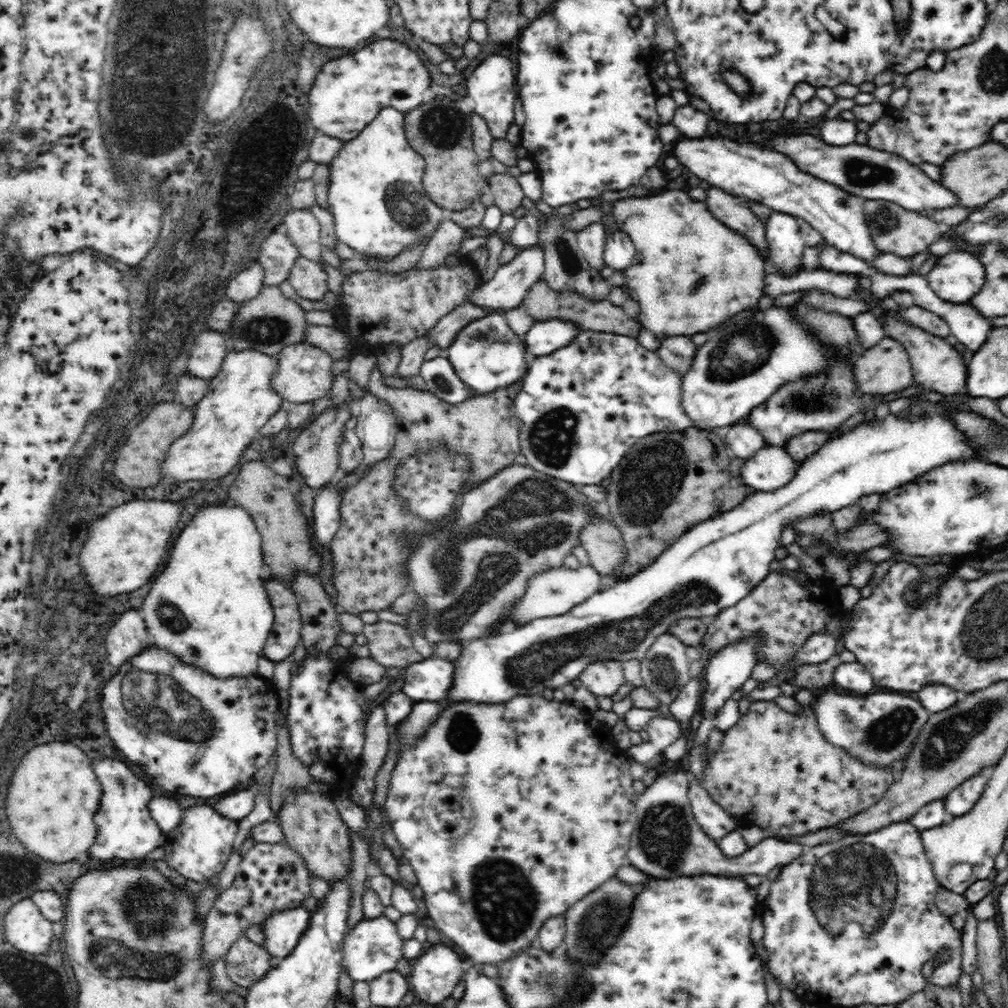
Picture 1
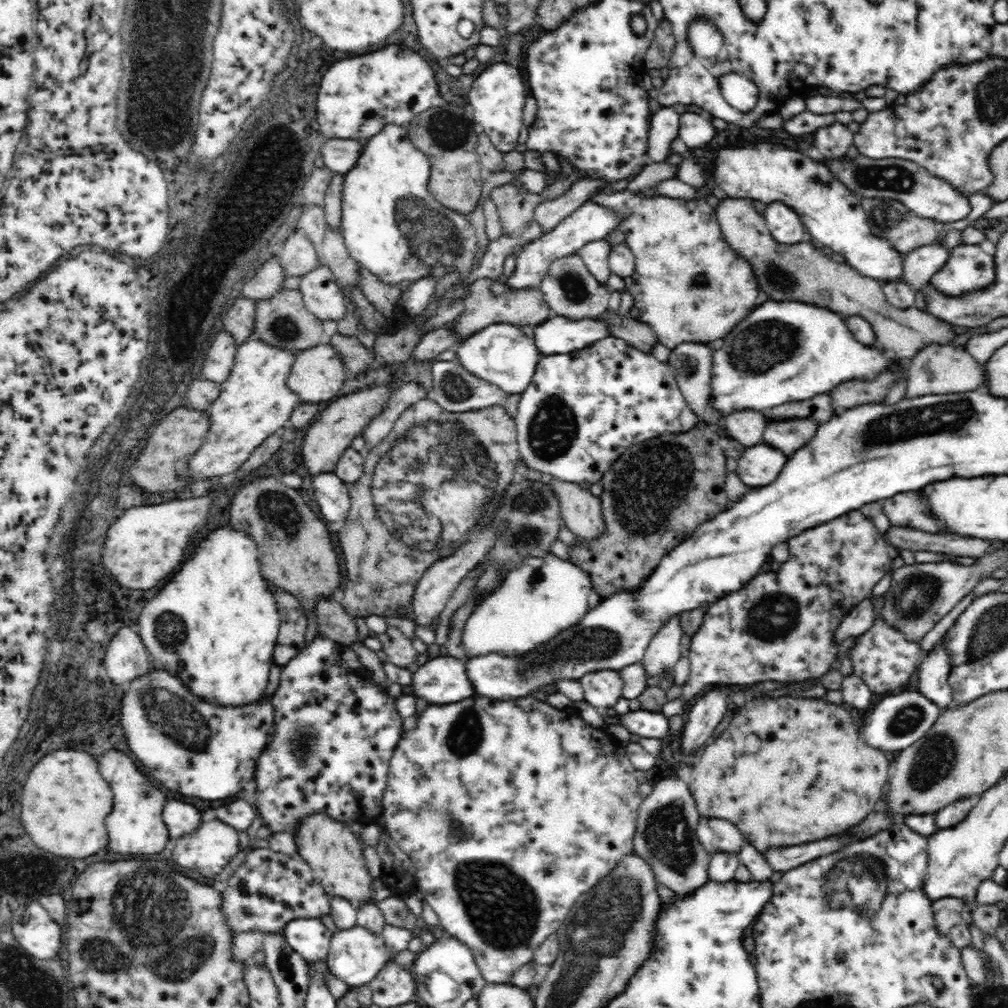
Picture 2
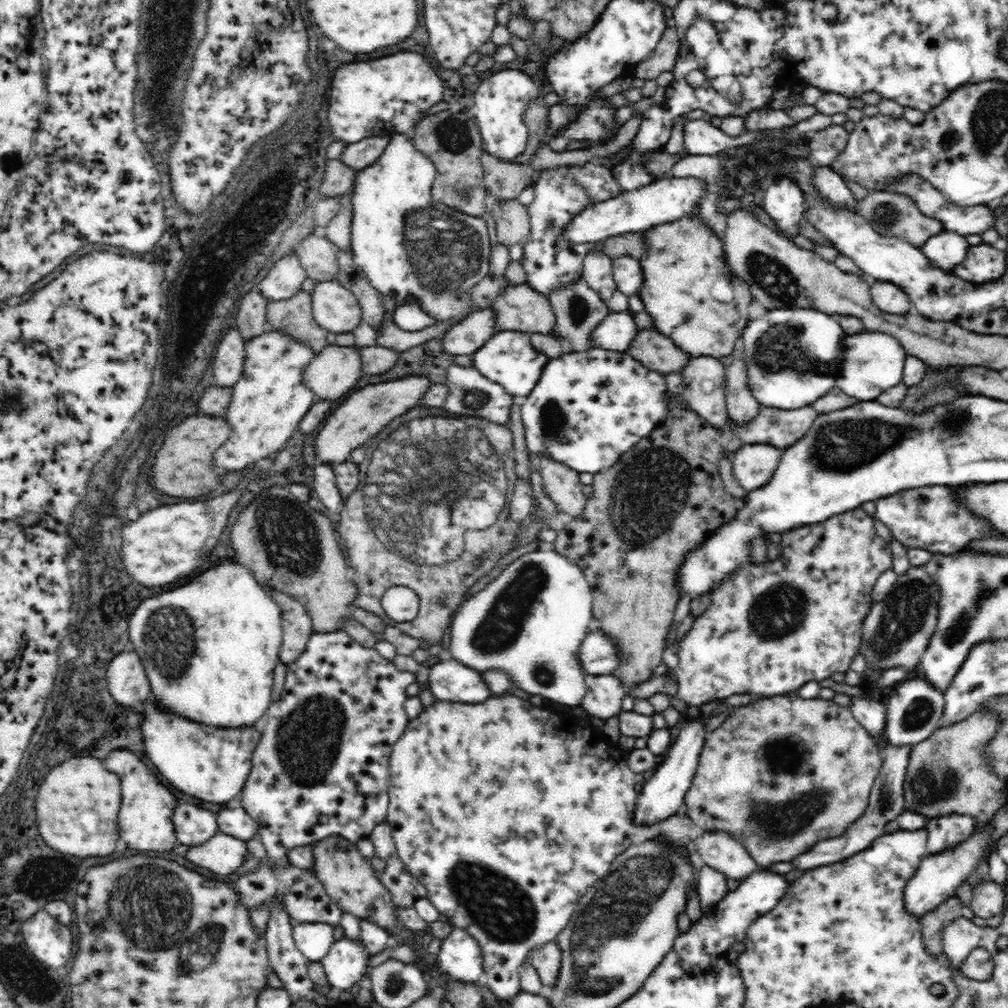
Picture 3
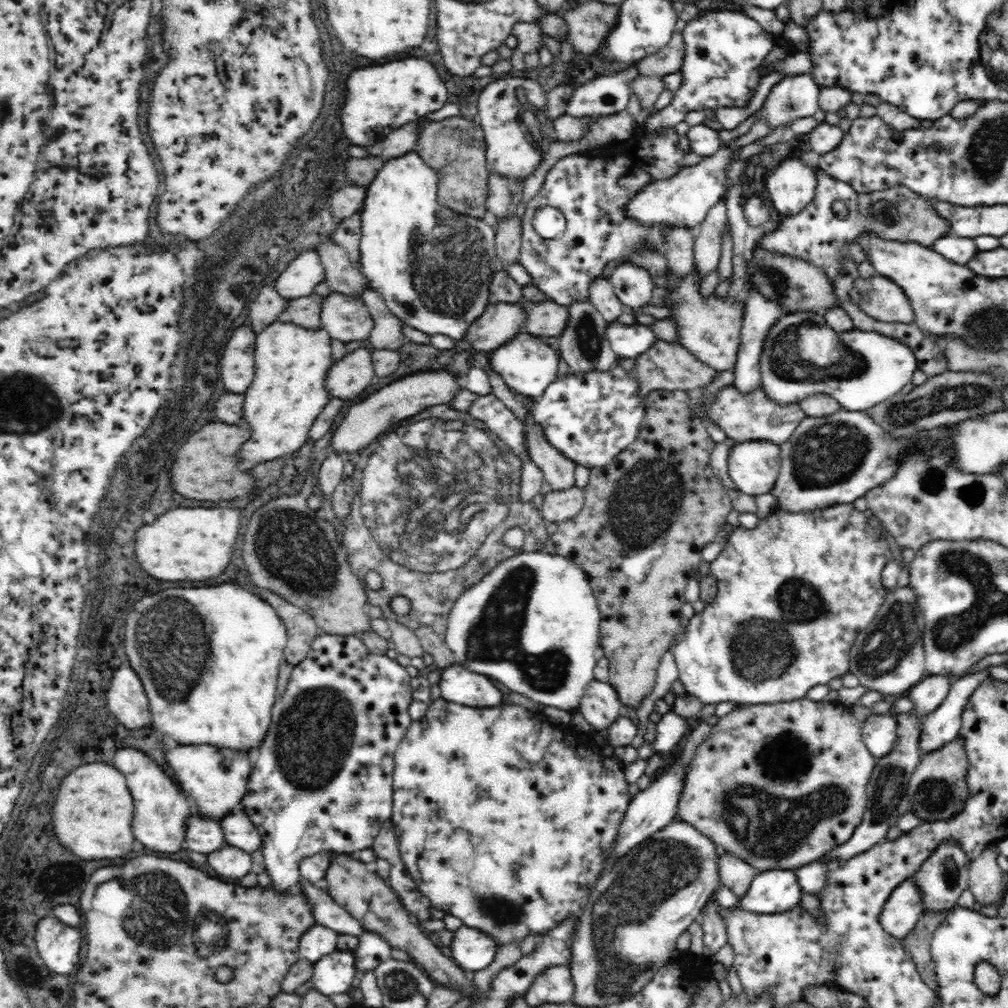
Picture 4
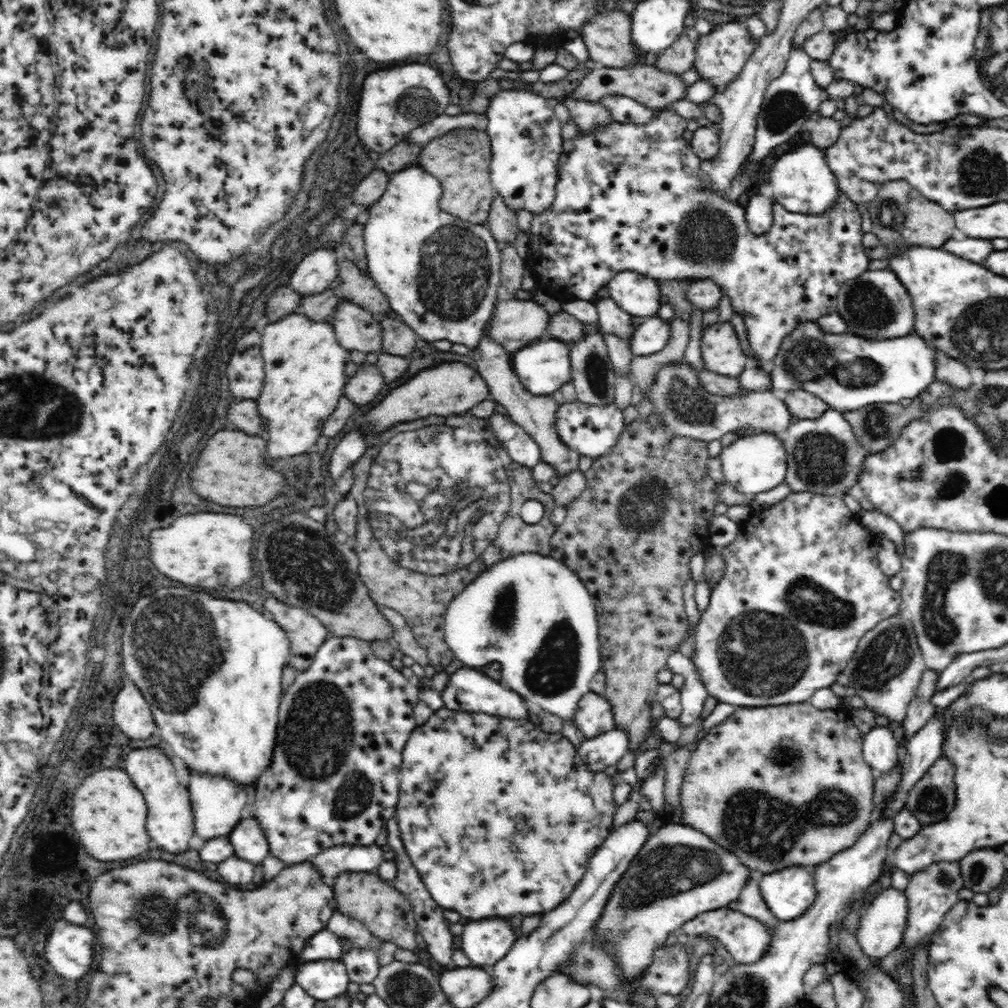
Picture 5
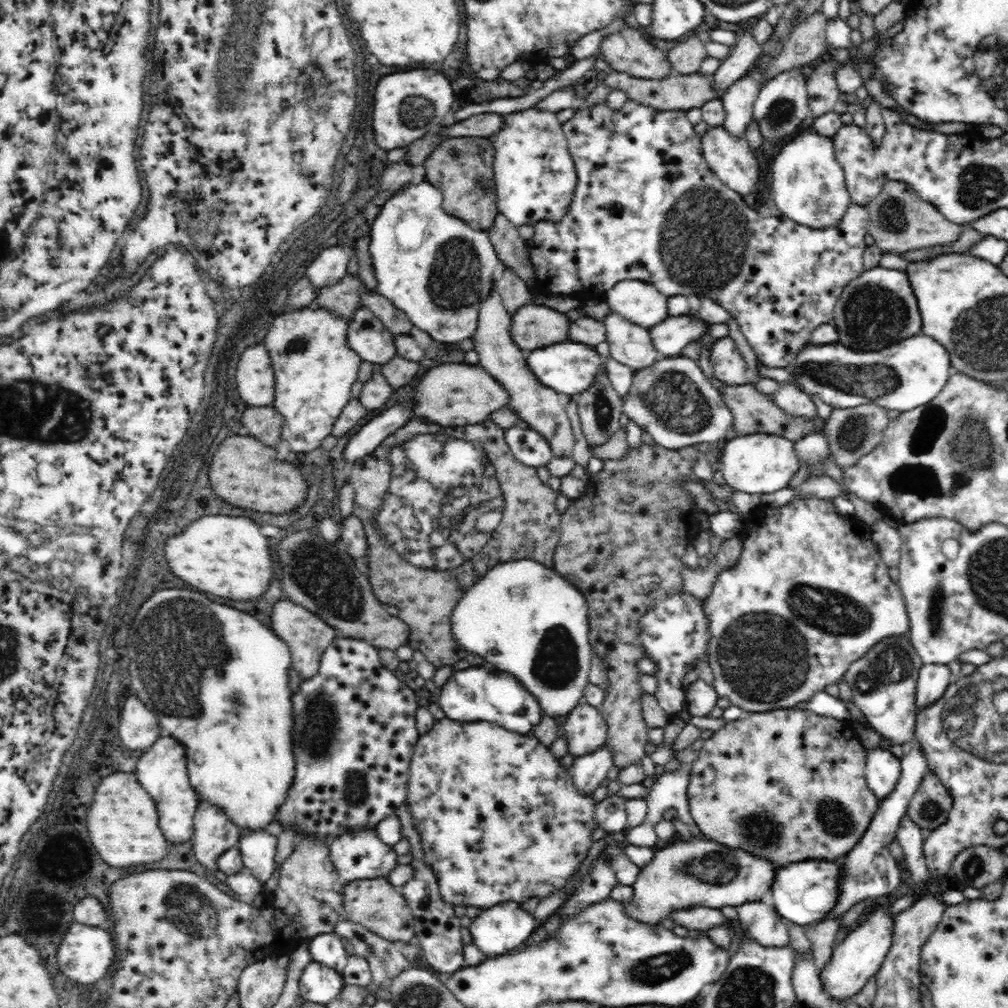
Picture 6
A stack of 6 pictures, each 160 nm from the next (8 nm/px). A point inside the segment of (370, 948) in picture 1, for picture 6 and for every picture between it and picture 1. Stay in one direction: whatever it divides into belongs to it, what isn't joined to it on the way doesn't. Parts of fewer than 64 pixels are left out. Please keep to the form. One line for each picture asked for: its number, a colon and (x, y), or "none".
2: (356, 955)
3: (346, 963)
4: (333, 974)
5: (323, 979)
6: (319, 984)

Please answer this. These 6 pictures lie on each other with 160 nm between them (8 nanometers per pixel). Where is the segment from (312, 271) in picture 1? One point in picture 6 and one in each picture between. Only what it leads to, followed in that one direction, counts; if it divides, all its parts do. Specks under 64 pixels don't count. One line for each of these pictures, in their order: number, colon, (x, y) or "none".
2: (322, 295)
3: (336, 309)
4: (347, 319)
5: (356, 328)
6: (366, 334)

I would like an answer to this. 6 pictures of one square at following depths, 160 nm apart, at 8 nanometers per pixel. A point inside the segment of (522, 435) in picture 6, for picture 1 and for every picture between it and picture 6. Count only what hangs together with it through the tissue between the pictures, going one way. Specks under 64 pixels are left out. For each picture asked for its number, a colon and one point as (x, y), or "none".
1: (441, 379)
2: (454, 389)
3: (472, 395)
4: (491, 413)
5: (517, 443)

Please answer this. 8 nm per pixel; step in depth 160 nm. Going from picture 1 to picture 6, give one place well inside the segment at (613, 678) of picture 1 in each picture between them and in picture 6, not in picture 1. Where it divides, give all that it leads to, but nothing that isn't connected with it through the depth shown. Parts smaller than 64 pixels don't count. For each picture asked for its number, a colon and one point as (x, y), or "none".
2: (602, 690)
3: (603, 698)
4: (600, 706)
5: (593, 716)
6: (585, 731)

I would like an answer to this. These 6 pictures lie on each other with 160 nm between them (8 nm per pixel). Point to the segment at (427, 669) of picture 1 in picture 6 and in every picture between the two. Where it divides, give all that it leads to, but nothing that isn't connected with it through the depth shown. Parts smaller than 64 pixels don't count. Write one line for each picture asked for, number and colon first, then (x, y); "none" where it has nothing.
2: (441, 680)
3: (452, 681)
4: (458, 685)
5: (467, 691)
6: (474, 694)

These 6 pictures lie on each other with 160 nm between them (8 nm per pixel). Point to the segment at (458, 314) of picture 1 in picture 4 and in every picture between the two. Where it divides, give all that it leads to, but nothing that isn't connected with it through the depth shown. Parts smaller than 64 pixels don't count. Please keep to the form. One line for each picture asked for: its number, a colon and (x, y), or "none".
2: (491, 302)
3: (520, 308)
4: (548, 319)

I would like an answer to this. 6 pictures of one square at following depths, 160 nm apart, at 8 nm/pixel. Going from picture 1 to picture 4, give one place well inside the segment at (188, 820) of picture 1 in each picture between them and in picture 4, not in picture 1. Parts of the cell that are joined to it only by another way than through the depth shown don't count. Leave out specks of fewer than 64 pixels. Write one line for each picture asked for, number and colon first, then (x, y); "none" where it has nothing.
2: (210, 847)
3: (223, 854)
4: (228, 861)

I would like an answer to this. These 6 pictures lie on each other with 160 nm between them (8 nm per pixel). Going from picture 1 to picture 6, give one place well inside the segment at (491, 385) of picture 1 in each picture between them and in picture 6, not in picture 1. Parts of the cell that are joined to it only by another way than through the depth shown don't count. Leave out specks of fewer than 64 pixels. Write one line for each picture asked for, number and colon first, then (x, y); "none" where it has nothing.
2: (502, 354)
3: (508, 358)
4: (527, 363)
5: (544, 366)
6: (569, 367)

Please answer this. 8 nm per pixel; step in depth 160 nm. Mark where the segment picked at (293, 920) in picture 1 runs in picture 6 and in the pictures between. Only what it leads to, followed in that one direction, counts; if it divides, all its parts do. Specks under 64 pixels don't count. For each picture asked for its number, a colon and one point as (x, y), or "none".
2: (309, 937)
3: (313, 940)
4: (318, 941)
5: (324, 945)
6: (327, 949)

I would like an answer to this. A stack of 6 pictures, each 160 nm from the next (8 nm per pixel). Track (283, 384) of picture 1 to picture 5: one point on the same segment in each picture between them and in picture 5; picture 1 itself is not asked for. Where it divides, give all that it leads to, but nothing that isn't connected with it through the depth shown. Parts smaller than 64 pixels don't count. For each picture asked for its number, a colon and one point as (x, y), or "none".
2: (318, 373)
3: (334, 371)
4: (347, 378)
5: (363, 387)

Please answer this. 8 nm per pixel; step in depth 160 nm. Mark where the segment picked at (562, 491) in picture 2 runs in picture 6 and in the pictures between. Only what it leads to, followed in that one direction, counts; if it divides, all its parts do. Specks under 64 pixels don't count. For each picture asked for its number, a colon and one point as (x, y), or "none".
3: (563, 485)
4: (558, 471)
5: (535, 414)
6: (538, 407)

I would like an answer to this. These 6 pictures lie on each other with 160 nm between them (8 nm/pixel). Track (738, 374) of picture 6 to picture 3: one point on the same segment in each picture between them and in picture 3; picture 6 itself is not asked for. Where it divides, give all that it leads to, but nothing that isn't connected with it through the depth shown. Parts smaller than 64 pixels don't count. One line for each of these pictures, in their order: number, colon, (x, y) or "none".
3: (687, 290)
4: (711, 329)
5: (721, 349)

